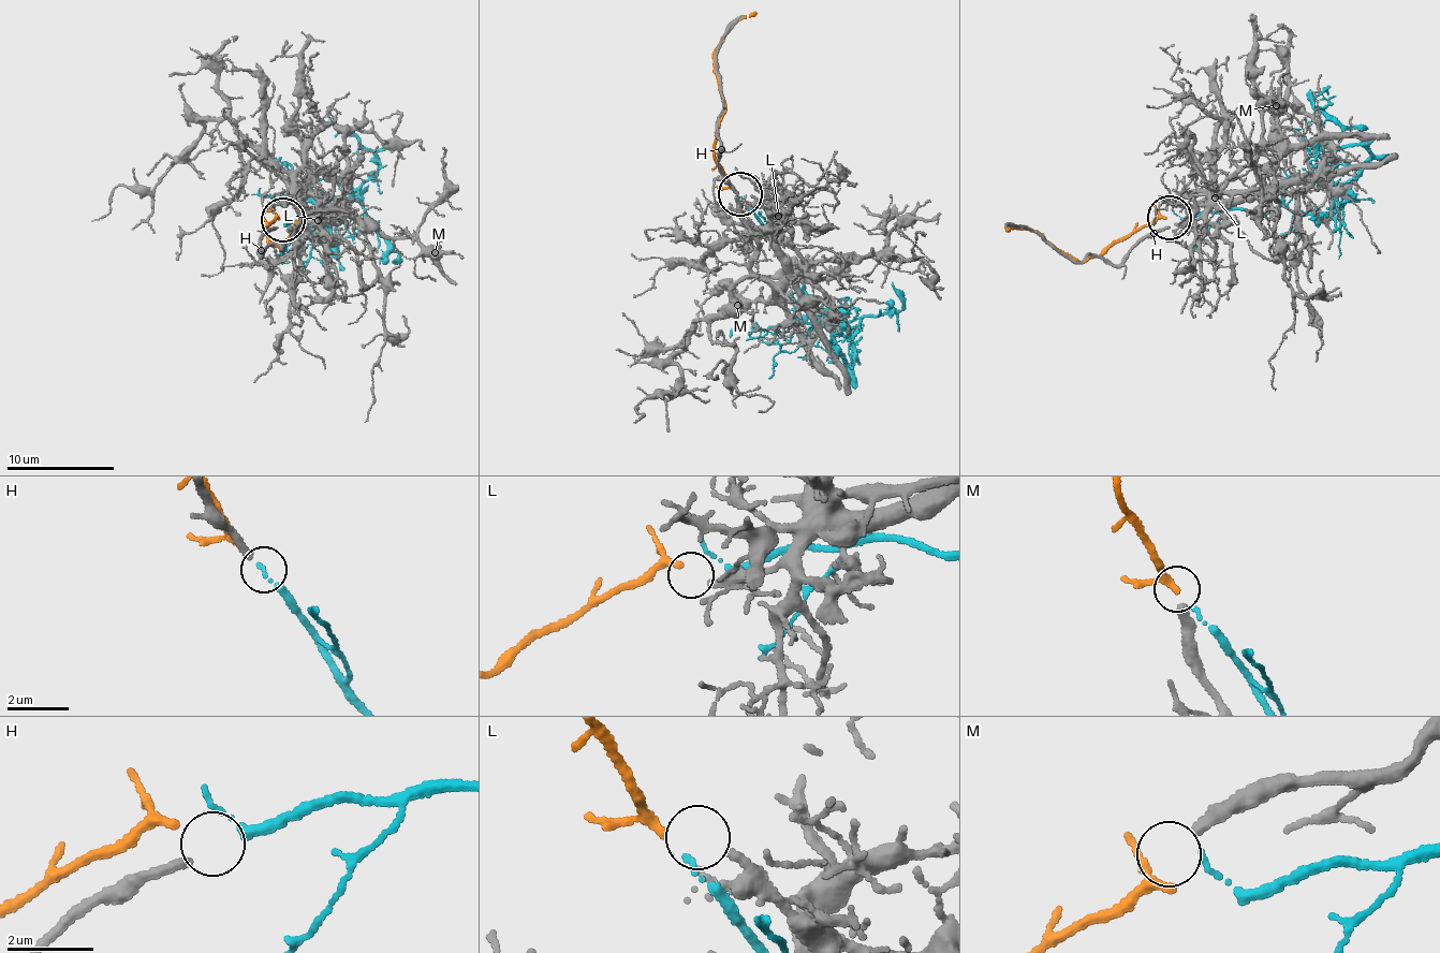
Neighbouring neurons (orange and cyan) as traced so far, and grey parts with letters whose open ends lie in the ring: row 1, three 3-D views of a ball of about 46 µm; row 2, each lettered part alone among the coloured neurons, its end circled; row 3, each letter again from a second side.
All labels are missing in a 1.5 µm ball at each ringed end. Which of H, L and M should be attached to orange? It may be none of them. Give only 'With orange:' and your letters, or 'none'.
With orange: L

